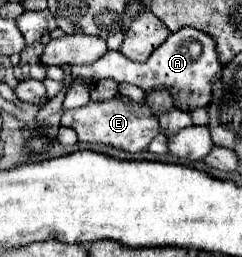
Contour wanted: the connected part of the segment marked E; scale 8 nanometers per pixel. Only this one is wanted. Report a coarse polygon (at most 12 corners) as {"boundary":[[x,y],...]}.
{"boundary":[[172,90],[146,104],[116,94],[64,110],[80,142],[142,152],[174,108]]}

